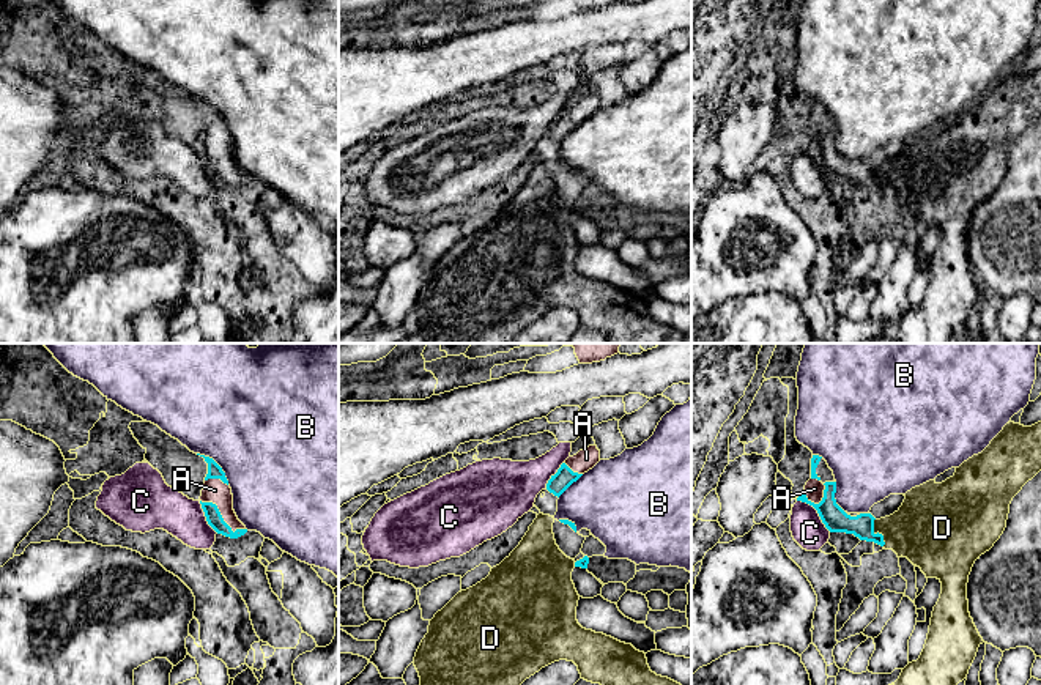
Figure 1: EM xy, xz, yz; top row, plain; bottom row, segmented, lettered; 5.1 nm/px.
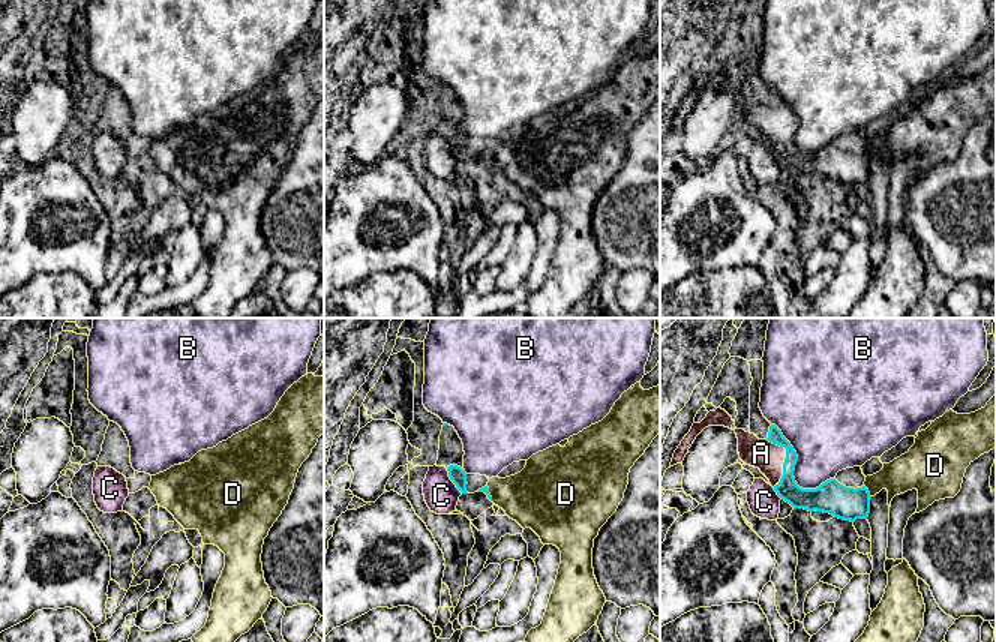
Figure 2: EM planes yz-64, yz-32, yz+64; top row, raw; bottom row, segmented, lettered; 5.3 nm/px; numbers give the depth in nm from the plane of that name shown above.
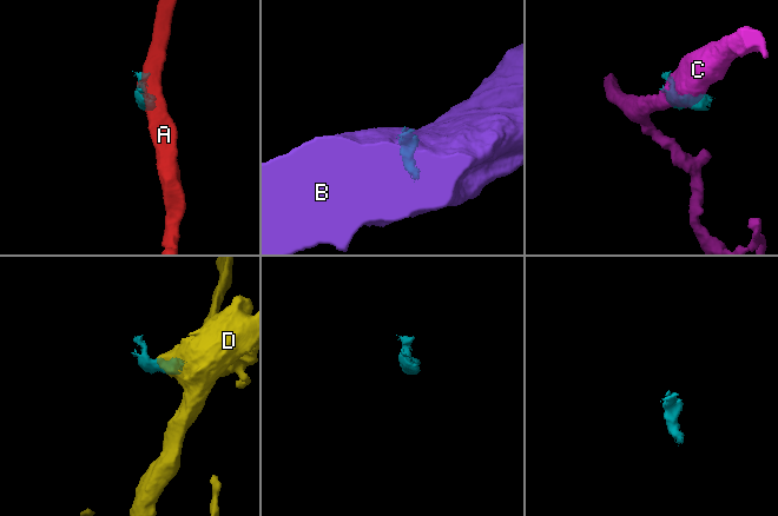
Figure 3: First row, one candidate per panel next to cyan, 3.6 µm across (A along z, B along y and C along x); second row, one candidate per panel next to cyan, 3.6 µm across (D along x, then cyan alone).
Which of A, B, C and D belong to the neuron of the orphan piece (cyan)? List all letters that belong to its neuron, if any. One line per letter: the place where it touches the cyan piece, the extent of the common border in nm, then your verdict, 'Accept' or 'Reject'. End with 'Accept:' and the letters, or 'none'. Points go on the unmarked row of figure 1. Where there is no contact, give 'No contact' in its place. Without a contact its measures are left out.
A: Touches cyan at xy (221, 164). Shared border 280 nm. Accept
B: Touches cyan at xy (218, 112). Shared border 240 nm. Reject
C: Touches cyan at yz (818, 159). Shared border 240 nm. Reject
D: Touches cyan at yz (877, 180). Shared border 150 nm. Reject
Accept: A

